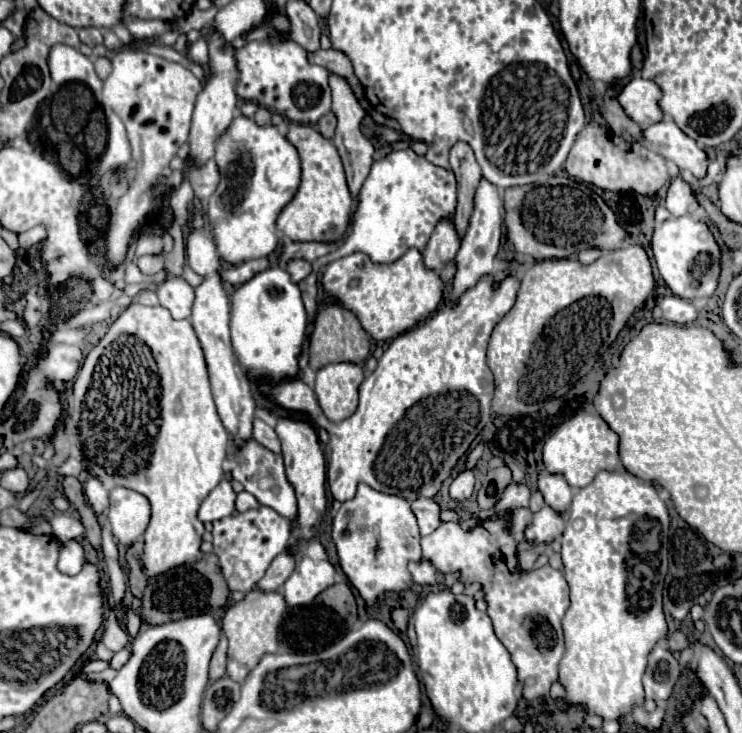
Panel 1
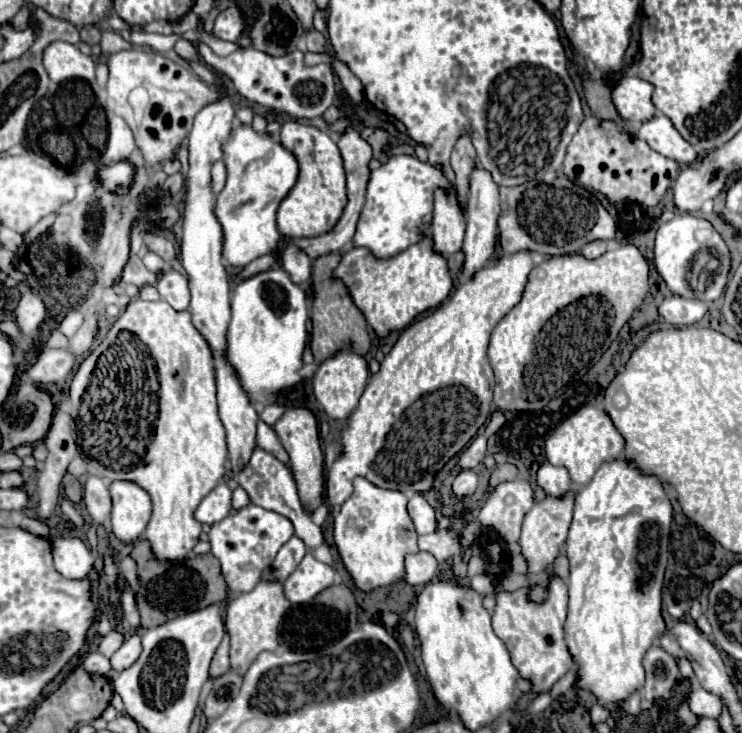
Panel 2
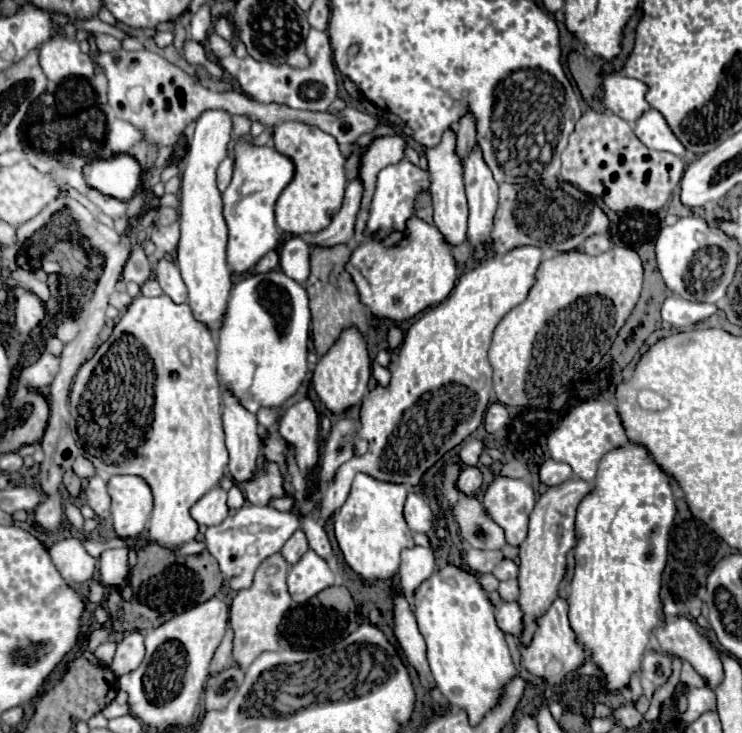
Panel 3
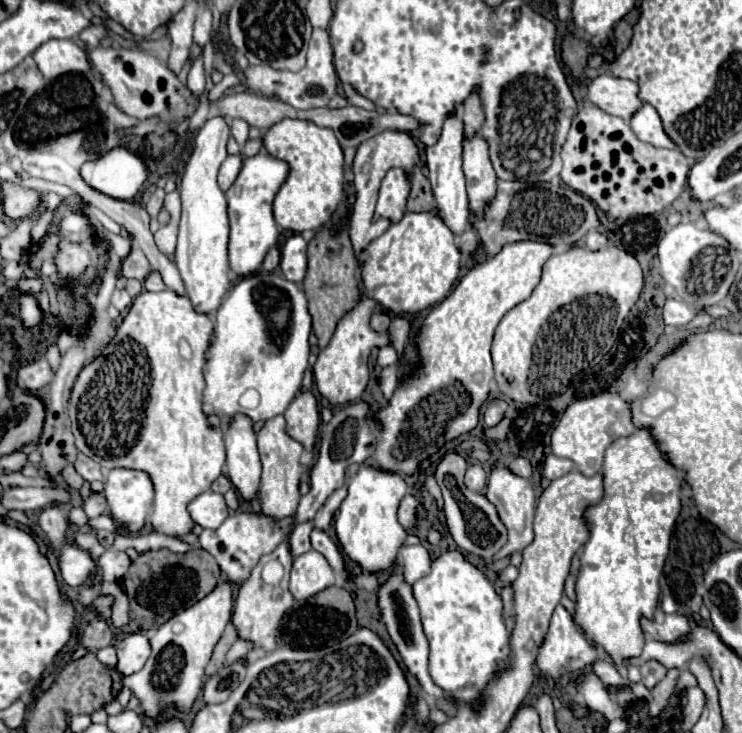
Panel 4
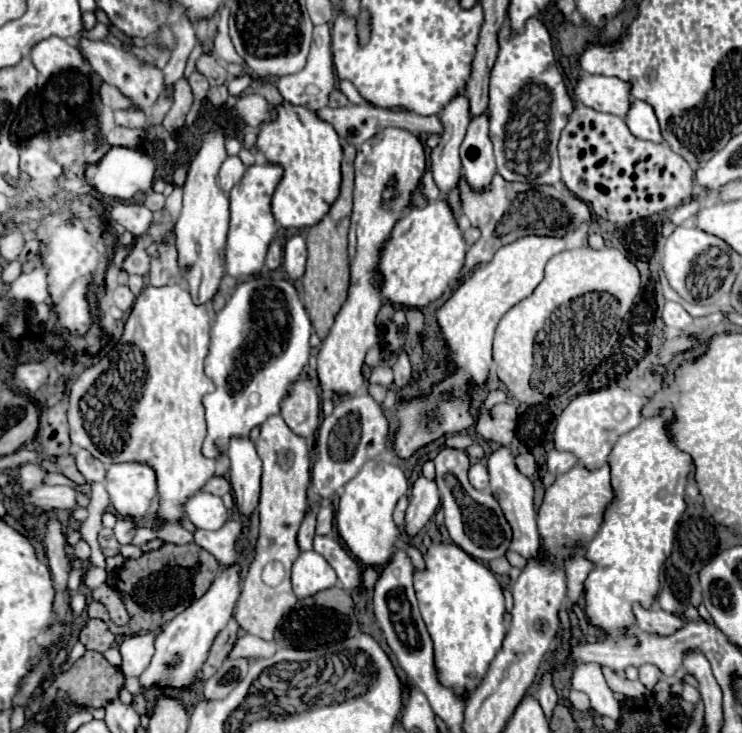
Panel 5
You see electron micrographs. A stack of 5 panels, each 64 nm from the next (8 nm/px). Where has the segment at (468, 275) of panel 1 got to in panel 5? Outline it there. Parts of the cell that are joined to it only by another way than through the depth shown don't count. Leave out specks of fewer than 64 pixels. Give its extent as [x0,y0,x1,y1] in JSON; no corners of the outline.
[460,110,496,190]

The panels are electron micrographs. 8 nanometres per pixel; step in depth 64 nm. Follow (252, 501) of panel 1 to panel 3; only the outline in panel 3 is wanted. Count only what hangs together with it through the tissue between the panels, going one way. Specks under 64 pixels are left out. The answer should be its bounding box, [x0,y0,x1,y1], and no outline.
[228,486,246,510]

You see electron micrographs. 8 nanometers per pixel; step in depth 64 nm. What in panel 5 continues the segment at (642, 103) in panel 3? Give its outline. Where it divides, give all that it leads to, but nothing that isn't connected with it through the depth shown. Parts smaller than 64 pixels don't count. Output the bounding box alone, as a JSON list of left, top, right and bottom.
[574,76,630,118]

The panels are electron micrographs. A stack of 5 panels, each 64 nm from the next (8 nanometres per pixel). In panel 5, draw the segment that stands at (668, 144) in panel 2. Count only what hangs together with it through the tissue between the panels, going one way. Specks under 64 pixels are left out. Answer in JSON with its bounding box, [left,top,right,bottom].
[626,98,662,142]

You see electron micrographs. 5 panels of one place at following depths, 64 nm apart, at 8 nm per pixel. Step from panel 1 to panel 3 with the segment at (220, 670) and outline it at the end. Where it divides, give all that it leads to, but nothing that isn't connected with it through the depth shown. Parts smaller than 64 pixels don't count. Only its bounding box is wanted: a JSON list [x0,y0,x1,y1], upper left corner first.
[210,628,234,674]

